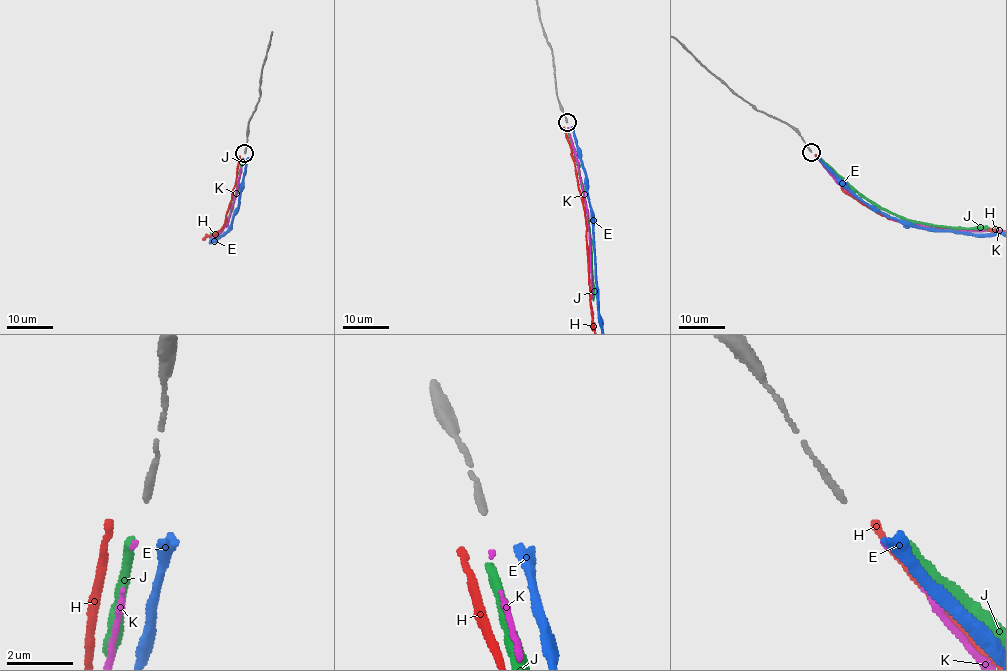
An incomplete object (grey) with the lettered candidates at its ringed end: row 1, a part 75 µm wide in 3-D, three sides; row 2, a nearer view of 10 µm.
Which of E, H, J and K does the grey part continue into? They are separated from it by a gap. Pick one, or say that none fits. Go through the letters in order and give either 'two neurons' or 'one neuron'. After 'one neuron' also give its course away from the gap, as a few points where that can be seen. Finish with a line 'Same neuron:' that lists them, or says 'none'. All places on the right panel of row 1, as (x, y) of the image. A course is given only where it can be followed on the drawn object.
E: two neurons
H: two neurons
J: two neurons
K: one neuron
Same neuron: K

